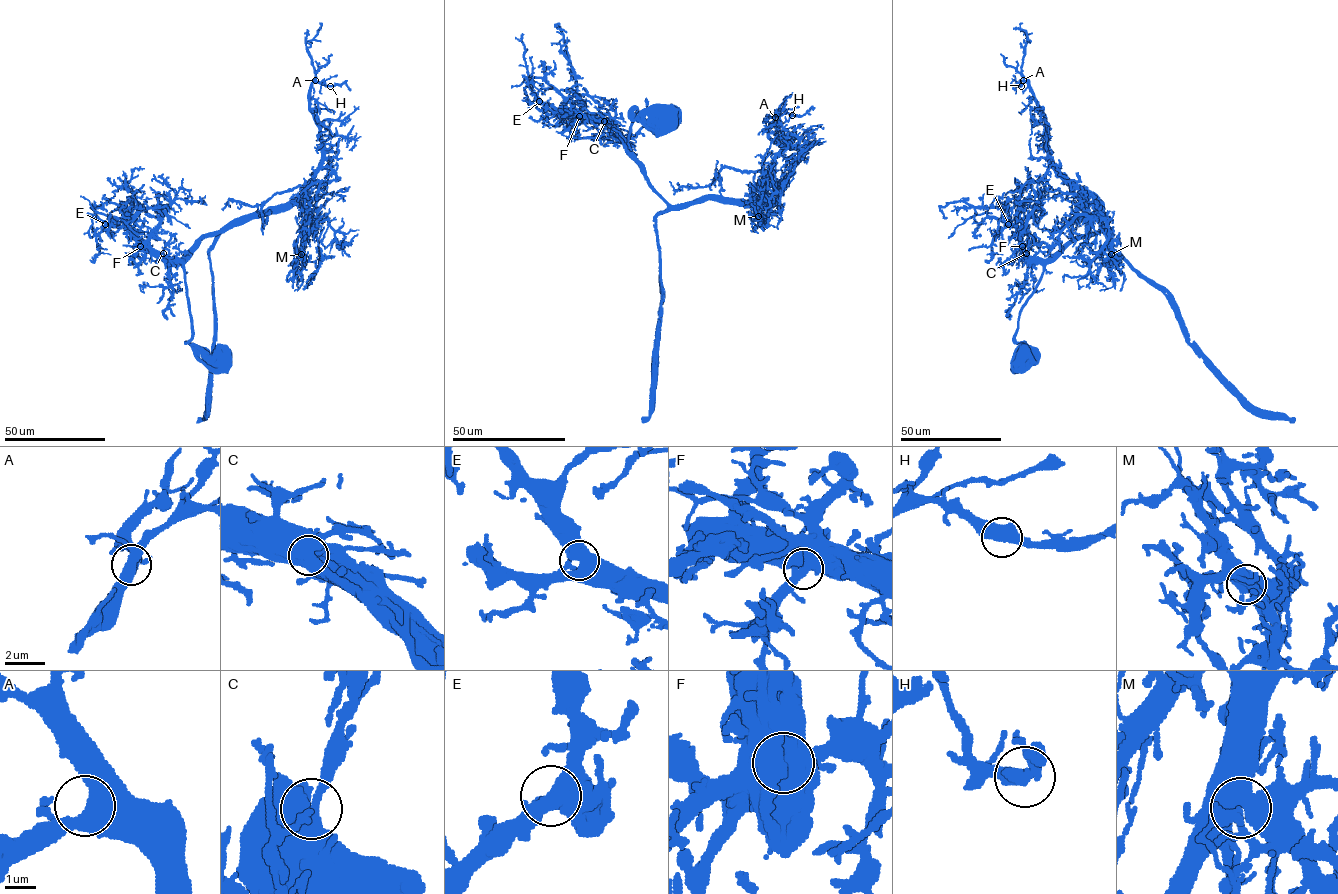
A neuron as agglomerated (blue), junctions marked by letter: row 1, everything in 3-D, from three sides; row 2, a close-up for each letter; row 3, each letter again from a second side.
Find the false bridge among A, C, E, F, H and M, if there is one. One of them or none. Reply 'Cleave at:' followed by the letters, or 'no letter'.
Cleave at: no letter

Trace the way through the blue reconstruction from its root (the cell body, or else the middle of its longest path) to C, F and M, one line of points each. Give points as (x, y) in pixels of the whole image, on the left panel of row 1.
C: (221, 359), (209, 358), (189, 343), (192, 328), (183, 267), (163, 253)
F: (221, 359), (209, 358), (189, 343), (192, 328), (183, 267), (162, 254), (140, 246)
M: (221, 359), (189, 343), (184, 264), (191, 252), (202, 238), (256, 213), (298, 205), (310, 224), (301, 254)

